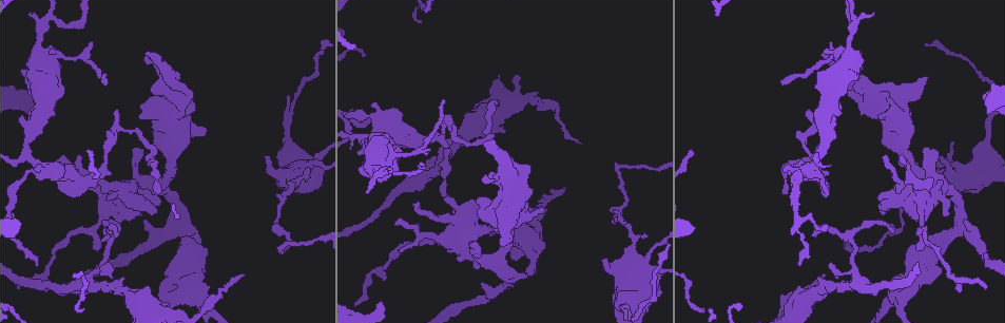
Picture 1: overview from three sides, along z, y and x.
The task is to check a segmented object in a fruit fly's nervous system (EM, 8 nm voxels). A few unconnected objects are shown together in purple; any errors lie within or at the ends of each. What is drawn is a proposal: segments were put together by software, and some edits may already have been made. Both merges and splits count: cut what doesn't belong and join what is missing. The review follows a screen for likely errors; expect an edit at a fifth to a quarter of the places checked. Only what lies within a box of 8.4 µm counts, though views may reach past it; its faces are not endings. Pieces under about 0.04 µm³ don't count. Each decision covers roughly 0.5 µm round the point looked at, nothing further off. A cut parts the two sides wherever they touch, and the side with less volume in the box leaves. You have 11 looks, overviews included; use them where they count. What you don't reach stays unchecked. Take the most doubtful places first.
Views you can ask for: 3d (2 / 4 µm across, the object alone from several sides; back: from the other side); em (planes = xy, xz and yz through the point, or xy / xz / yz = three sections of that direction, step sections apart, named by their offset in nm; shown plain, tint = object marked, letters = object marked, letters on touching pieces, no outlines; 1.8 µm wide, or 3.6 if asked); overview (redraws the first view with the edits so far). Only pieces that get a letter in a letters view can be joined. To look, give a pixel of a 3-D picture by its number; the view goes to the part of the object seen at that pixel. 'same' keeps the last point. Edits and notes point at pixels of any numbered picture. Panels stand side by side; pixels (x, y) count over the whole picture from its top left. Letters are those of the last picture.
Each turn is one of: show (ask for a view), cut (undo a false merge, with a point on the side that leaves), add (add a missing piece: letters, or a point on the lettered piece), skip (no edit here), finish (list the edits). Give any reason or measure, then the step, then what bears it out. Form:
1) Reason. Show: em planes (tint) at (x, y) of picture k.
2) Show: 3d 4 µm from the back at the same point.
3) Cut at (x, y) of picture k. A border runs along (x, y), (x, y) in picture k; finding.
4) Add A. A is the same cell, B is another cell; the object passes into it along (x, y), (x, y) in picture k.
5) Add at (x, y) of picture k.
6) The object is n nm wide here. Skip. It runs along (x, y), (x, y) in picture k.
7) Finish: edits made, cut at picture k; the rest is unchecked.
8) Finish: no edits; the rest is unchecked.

Stops while still wide. Show: em planes (letters) at (382, 302) of picture 1.

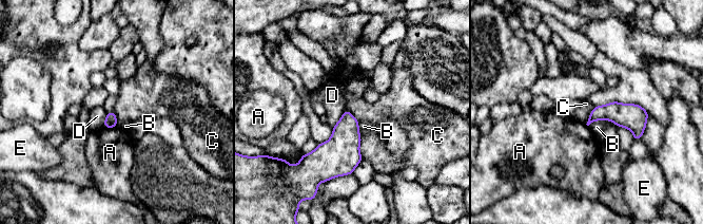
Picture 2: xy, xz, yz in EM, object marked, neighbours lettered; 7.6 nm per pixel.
Skip. A, B, C, D and E are other cells; a border runs along (360, 138), (359, 154), (363, 157) in picture 2; no lettered piece goes on from it.

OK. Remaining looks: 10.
Calibre changes. Show: em yz step 8 (plain) at (294, 182) of picture 1.

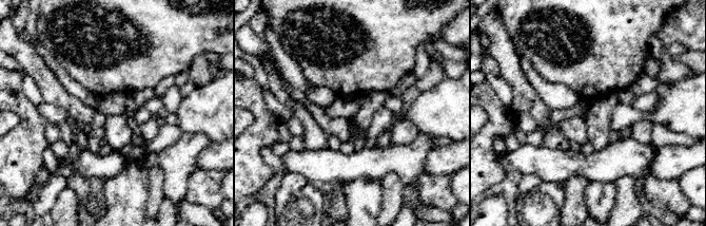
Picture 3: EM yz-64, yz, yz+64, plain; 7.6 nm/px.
Show: em yz step 8 (letters) at the same point.

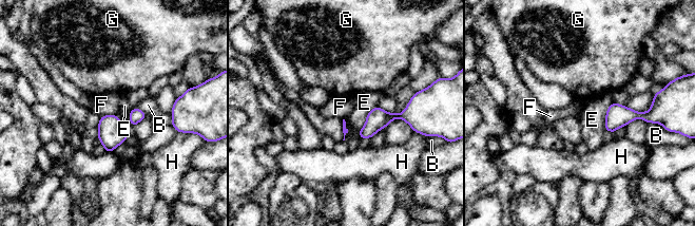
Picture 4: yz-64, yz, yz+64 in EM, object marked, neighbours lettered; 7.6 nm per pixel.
The longest contact is with E, 300 nm. Skip. B, E, F, G and H are other cells; a border runs along (378, 105), (359, 131), (361, 138) in picture 4; continuous, no second cell.

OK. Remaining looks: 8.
An open end. Show: em planes (letters) at (946, 214) of picture 1.

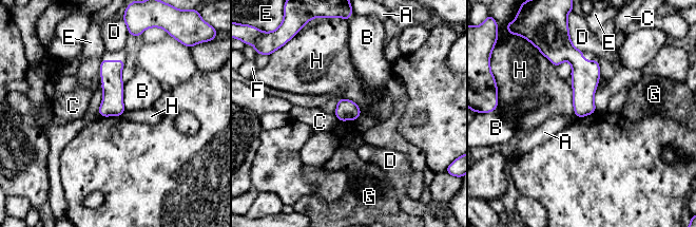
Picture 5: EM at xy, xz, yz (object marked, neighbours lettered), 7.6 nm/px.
Skip. A, B, C, D, E, F, G and H are other cells; a border runs along (571, 86), (572, 105), (576, 116) in picture 5; no lettered piece goes on from it.

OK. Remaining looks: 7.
Free end. Show: em xz step 8 (letters) at (445, 99) of picture 1.

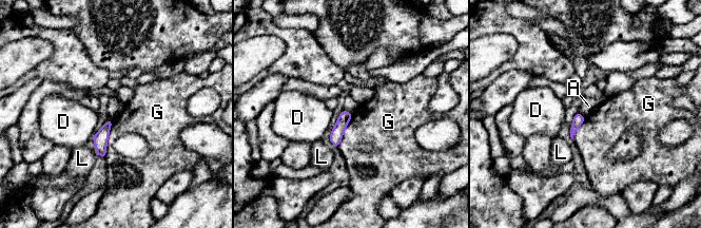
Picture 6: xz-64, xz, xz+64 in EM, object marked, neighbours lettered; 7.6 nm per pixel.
The object is 70 nm wide here. Skip. A, D, G and L are other cells; a border runs along (579, 112), (585, 117) in picture 6; no lettered piece goes on from it.

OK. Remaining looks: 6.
Arms run side by side. Show: 3d 4 µm at (148, 311) of picture 1.

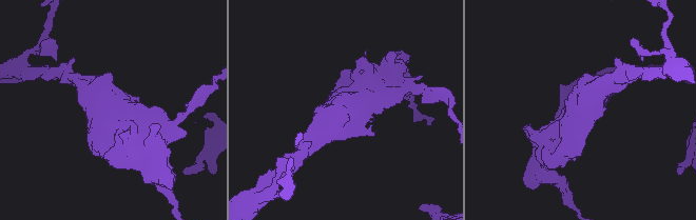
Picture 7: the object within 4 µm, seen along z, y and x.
3 arms meet here; the arms are 220, 260, 300 nm wide; need the tissue. Show: em 3.6 µm planes (letters) at (577, 111) of picture 7.

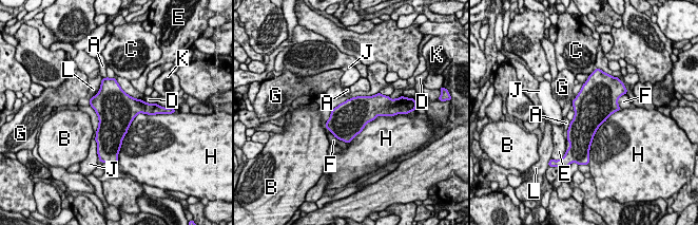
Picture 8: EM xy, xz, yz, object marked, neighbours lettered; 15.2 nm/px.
The longest contact is with H, 700 nm. Skip. A, B, C, D, E, F, G, H, J, K and L are other cells; all the same cell.

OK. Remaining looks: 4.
Finish: no edits; the rest is unchecked.

